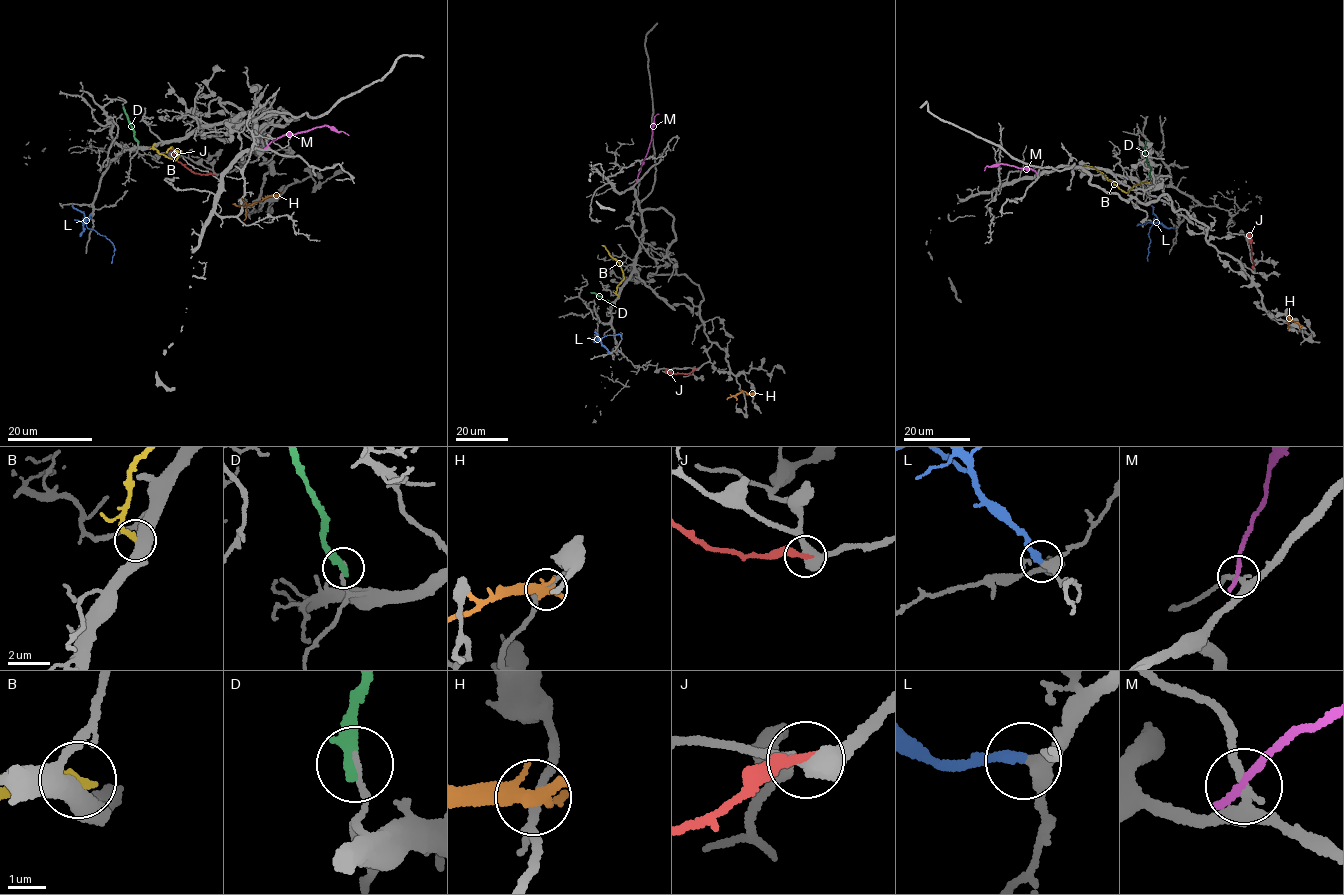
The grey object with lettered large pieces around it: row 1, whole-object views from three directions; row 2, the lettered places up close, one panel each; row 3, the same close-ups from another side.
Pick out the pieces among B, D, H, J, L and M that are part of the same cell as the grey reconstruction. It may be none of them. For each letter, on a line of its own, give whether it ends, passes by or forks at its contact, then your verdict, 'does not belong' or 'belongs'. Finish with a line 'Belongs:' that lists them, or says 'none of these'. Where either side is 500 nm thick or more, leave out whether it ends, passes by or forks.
B: does not belong
D: it ends; does not belong
H: it forks; does not belong
J: it ends; does not belong
L: it ends; belongs
M: it ends; does not belong
Belongs: L

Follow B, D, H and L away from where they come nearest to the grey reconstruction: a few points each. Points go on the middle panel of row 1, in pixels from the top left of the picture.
B: (617, 295), (616, 286), (624, 276), (619, 263), (602, 245)
D: (609, 301), (590, 292)
H: (753, 394), (737, 393), (736, 400)
L: (610, 353), (601, 338), (619, 334), (622, 338)

